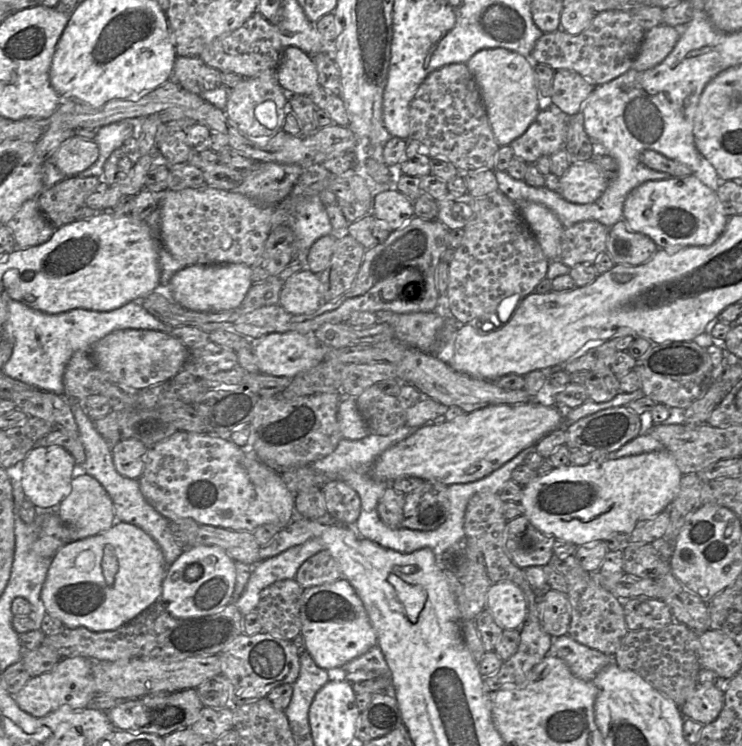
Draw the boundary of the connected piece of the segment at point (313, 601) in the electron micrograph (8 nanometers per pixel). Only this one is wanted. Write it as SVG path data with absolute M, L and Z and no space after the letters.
M345 578L304 589L301 598L301 634L315 664L325 670L342 668L377 645L377 635L355 589Z

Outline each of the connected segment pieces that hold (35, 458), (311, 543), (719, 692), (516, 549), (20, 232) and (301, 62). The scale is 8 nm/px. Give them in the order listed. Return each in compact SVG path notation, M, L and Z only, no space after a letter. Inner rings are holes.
M57 445L35 446L18 467L18 478L26 499L29 500L38 511L57 508L70 491L74 466L74 458L63 447Z
M312 538L306 542L293 546L280 554L267 558L265 560L259 561L253 566L250 578L246 584L246 587L237 601L232 601L236 604L239 611L246 615L251 611L255 611L261 591L273 584L276 581L294 579L300 566L311 556L315 555L319 551L326 549L324 543L320 538Z
M698 683L686 702L680 707L685 719L702 725L713 722L723 709L725 692L713 683Z
M525 515L507 523L506 550L521 569L551 564L554 559L554 541L555 538L539 531Z
M37 198L27 200L6 225L14 234L17 248L43 244L57 229L40 210Z
M295 46L283 50L276 78L288 95L310 96L320 85L312 56Z

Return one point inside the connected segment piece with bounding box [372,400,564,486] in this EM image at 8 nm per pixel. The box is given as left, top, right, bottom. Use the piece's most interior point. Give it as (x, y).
(470, 447)

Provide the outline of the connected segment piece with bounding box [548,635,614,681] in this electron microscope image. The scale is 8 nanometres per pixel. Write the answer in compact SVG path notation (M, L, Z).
M568 635L551 637L548 655L562 659L571 673L584 681L593 681L599 672L614 663L613 656L582 645Z

